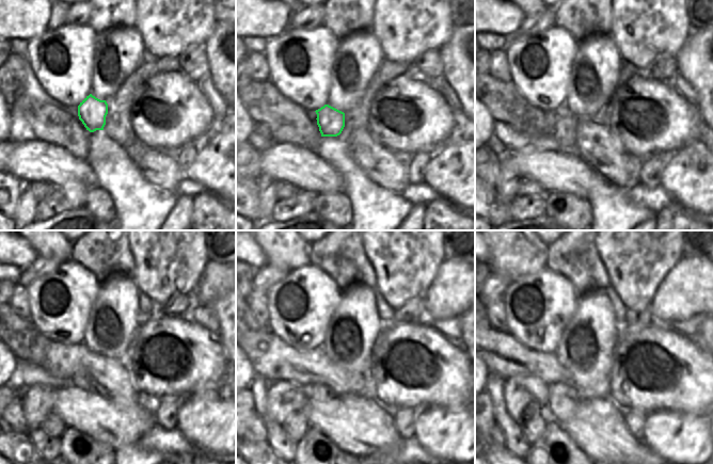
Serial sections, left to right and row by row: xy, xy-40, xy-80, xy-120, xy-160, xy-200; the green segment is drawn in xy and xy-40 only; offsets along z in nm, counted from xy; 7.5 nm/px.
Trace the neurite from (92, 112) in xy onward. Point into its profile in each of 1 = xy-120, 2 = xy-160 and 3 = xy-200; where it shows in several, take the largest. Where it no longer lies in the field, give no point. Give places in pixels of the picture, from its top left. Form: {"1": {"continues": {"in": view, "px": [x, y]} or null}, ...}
{"1": {"continues": {"in": "xy-120", "px": [81, 379]}}, "2": {"continues": {"in": "xy-160", "px": [318, 393]}}, "3": {"continues": {"in": "xy-200", "px": [564, 399]}}}

